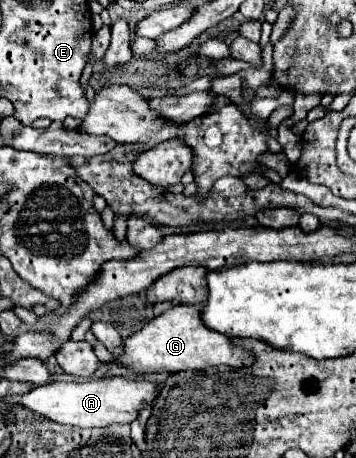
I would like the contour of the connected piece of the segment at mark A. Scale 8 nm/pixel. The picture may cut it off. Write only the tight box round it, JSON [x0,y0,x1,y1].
[20,377,160,427]

